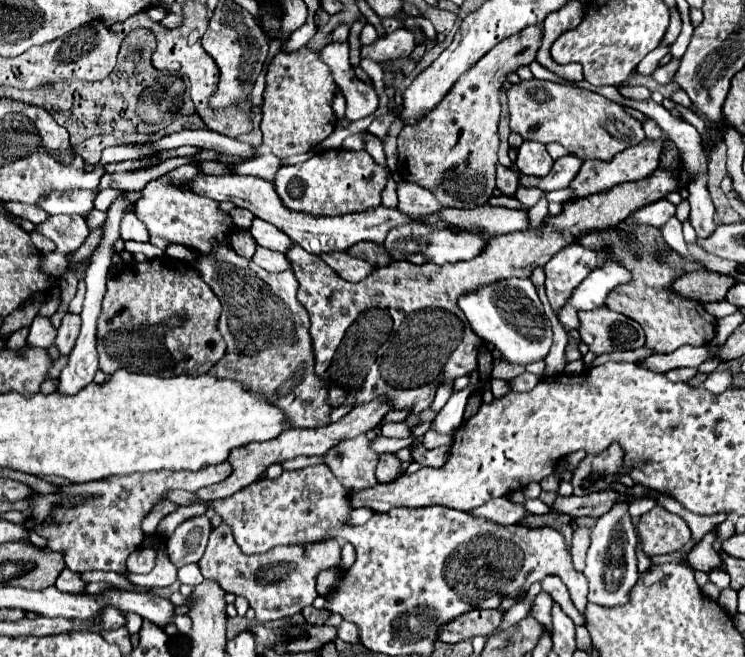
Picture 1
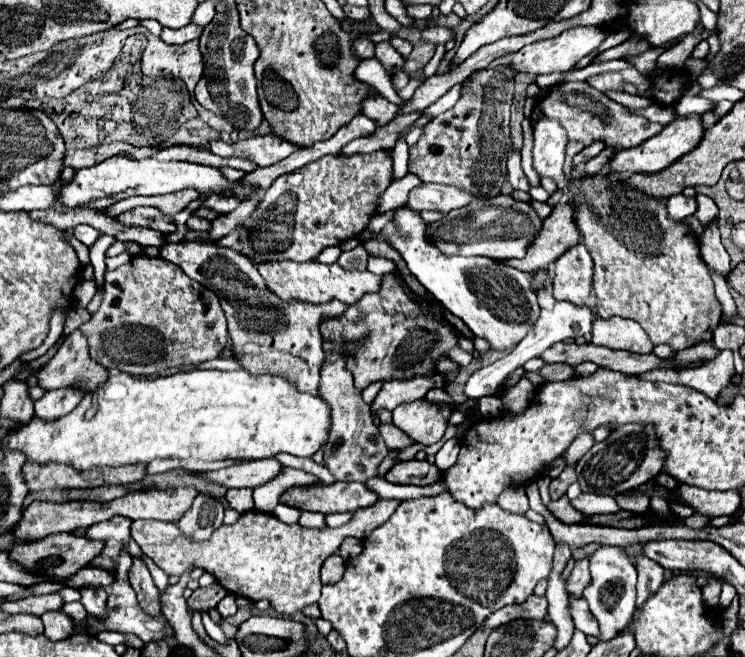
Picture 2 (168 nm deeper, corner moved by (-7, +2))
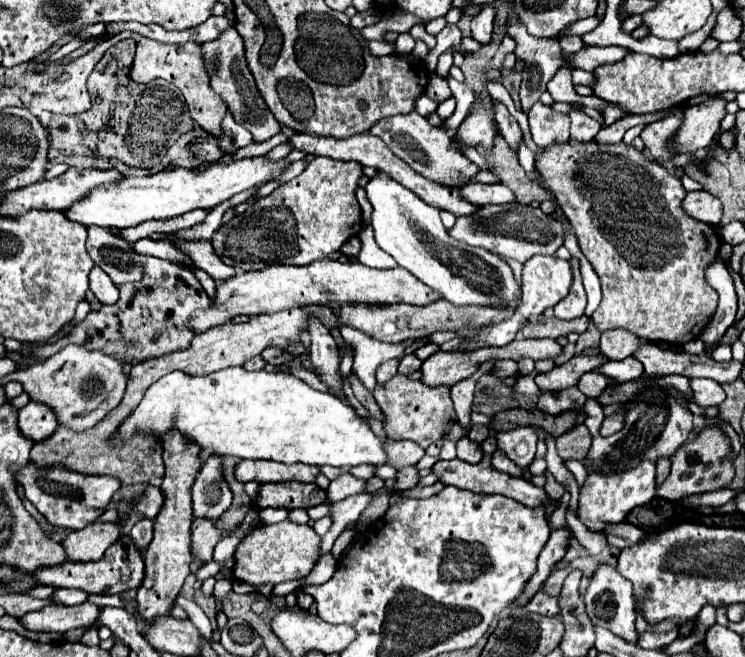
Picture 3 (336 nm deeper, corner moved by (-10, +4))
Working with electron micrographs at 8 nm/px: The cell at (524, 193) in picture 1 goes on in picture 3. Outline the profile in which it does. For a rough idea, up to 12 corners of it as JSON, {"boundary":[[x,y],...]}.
{"boundary":[[494,104],[500,134],[518,150],[522,130],[508,108]]}

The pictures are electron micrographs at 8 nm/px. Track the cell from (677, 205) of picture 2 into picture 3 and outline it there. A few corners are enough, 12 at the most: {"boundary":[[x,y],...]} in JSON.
{"boundary":[[700,190],[682,208],[696,220],[718,226],[722,202]]}

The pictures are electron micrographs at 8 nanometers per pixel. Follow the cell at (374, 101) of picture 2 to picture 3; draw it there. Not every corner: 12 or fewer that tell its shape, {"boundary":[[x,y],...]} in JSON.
{"boundary":[[418,112],[382,118],[370,134],[412,170],[448,188],[480,168]]}

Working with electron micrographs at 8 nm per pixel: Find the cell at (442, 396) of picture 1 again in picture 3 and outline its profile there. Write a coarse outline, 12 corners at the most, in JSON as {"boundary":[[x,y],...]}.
{"boundary":[[414,354],[404,357],[398,372],[406,376],[419,370],[423,361]]}

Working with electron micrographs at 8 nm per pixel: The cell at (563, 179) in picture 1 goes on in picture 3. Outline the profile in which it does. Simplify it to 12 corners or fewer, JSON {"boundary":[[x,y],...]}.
{"boundary":[[665,110],[644,116],[624,116],[602,128],[594,140],[616,144],[624,132],[668,116]]}

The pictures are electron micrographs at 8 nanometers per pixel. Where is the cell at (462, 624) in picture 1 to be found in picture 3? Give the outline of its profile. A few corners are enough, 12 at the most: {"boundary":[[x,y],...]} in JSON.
{"boundary":[[538,592],[526,612],[558,616],[560,606],[554,596]]}

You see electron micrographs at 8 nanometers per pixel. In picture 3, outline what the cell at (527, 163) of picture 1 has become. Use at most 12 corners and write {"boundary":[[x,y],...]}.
{"boundary":[[536,102],[528,112],[538,148],[570,138],[568,114]]}

